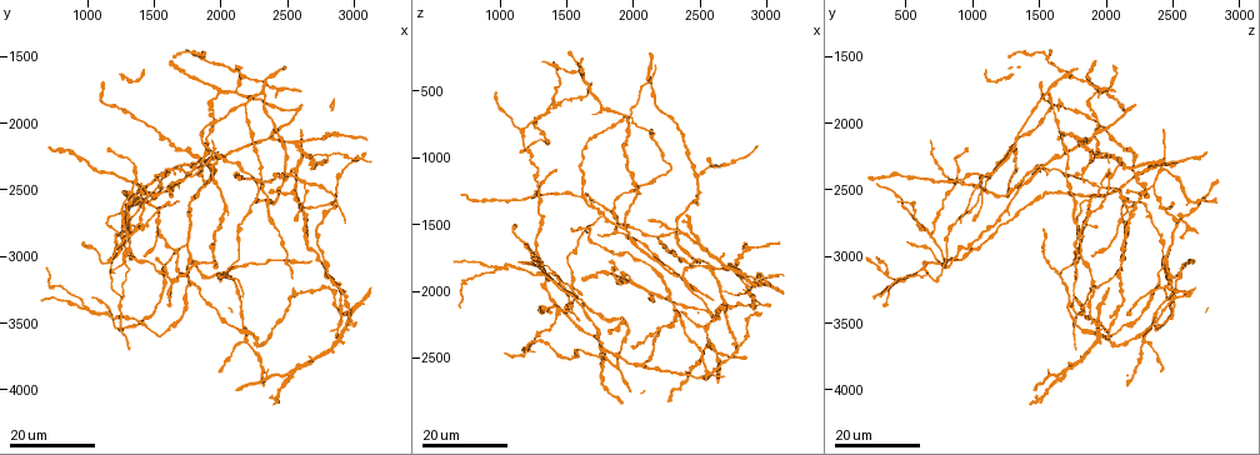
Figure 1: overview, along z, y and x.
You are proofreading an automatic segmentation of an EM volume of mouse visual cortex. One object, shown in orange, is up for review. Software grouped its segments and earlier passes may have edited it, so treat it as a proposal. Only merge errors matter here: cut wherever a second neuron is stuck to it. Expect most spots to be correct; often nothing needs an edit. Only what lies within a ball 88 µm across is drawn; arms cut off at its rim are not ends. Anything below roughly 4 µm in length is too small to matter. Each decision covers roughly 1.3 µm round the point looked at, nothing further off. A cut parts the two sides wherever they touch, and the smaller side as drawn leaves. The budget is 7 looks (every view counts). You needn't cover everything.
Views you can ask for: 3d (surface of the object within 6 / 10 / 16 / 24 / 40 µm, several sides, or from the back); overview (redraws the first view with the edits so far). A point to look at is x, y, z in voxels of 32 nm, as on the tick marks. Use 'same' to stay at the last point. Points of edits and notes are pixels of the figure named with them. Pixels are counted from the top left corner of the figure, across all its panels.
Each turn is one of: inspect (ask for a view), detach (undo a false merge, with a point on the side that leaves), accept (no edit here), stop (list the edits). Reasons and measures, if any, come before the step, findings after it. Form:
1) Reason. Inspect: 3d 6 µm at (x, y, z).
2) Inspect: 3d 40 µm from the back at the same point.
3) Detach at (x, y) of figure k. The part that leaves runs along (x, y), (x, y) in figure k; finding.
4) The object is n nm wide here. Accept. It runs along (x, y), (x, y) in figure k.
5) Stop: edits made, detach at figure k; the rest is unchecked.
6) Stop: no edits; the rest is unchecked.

Small branch off a trunk. Inspect: 3d 16 µm at (980, 3360, 1820).

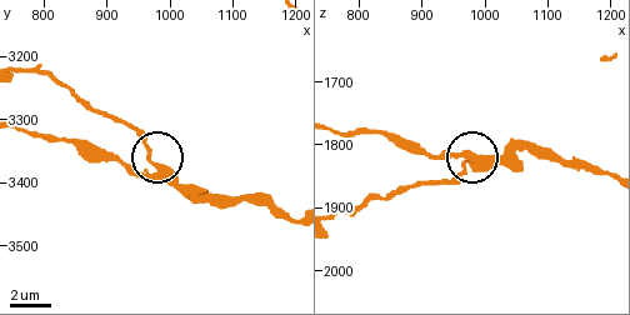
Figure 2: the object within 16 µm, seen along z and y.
Inspect: 3d 6 µm at the same point.

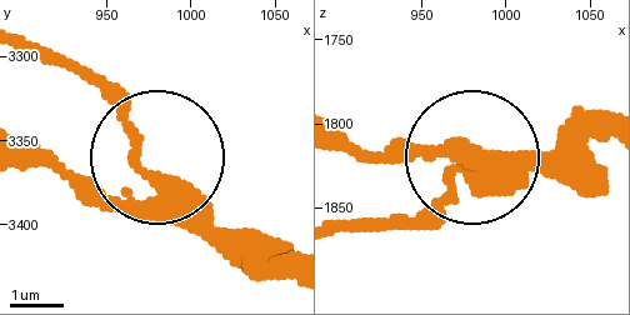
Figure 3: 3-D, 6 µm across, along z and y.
The object is 330 nm wide here. Accept. Continuous, no second neuron.

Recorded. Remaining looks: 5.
A fork. Inspect: 3d 24 µm at (2900, 2400, 2040).

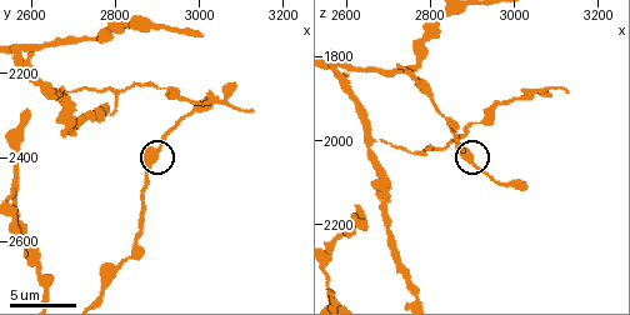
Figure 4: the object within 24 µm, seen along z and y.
Zoom in. Inspect: 3d 10 µm at (2885, 2410, 2030).

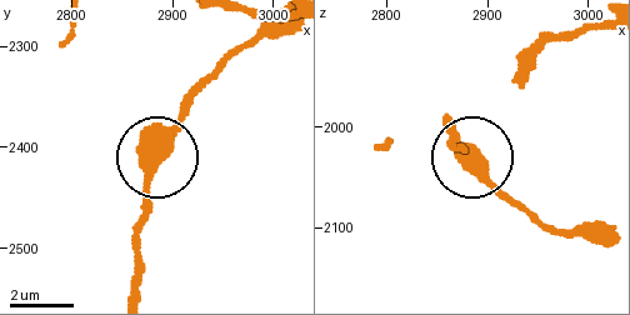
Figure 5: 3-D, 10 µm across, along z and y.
The side arm is 7 µm long; 3 arms meet here. Accept. Continuous, no second neuron.

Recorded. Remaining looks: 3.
Inspect: 3d 24 µm at (2840, 2080, 1660).

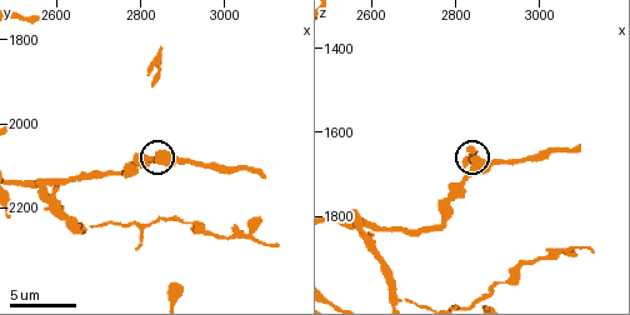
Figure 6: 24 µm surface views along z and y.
Inspect: 3d 10 µm at the same point.

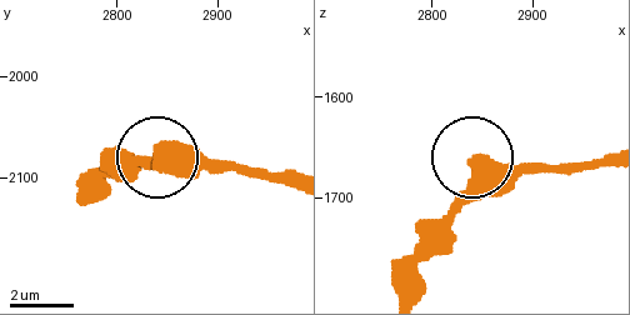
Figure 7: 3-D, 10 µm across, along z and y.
Accept. It runs along (401, 290), (476, 155), (523, 169), (576, 169) in figure 7; all the same neuron.

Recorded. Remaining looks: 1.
Stop: no edits; the rest is unchecked.

